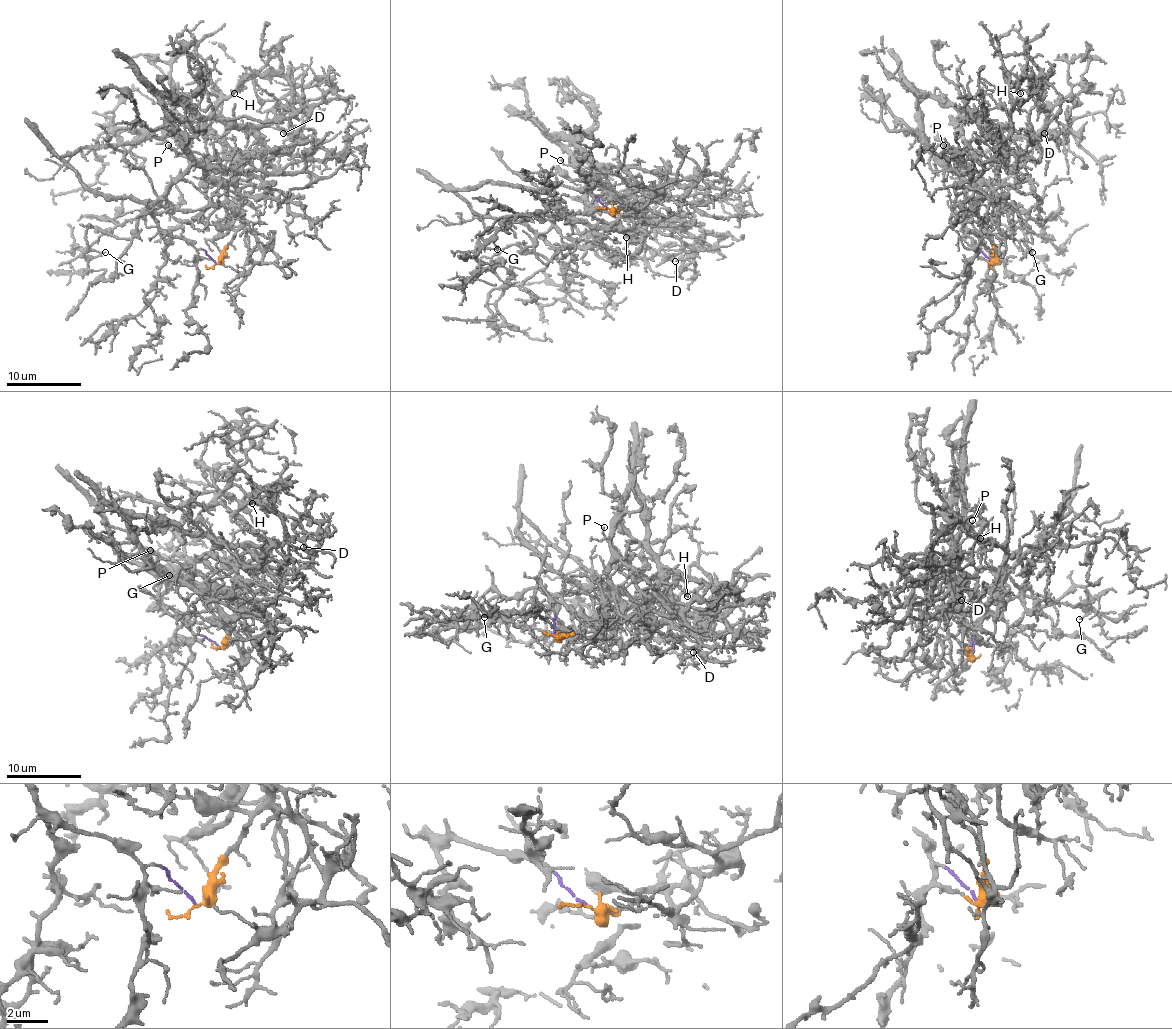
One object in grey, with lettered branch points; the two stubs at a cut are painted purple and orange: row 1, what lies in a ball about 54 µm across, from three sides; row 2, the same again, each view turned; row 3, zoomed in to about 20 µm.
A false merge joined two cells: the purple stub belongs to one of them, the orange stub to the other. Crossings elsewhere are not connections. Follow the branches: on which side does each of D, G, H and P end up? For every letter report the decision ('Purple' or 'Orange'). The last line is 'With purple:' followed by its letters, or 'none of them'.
D: Orange
G: Purple
H: Orange
P: Orange
With purple: G

